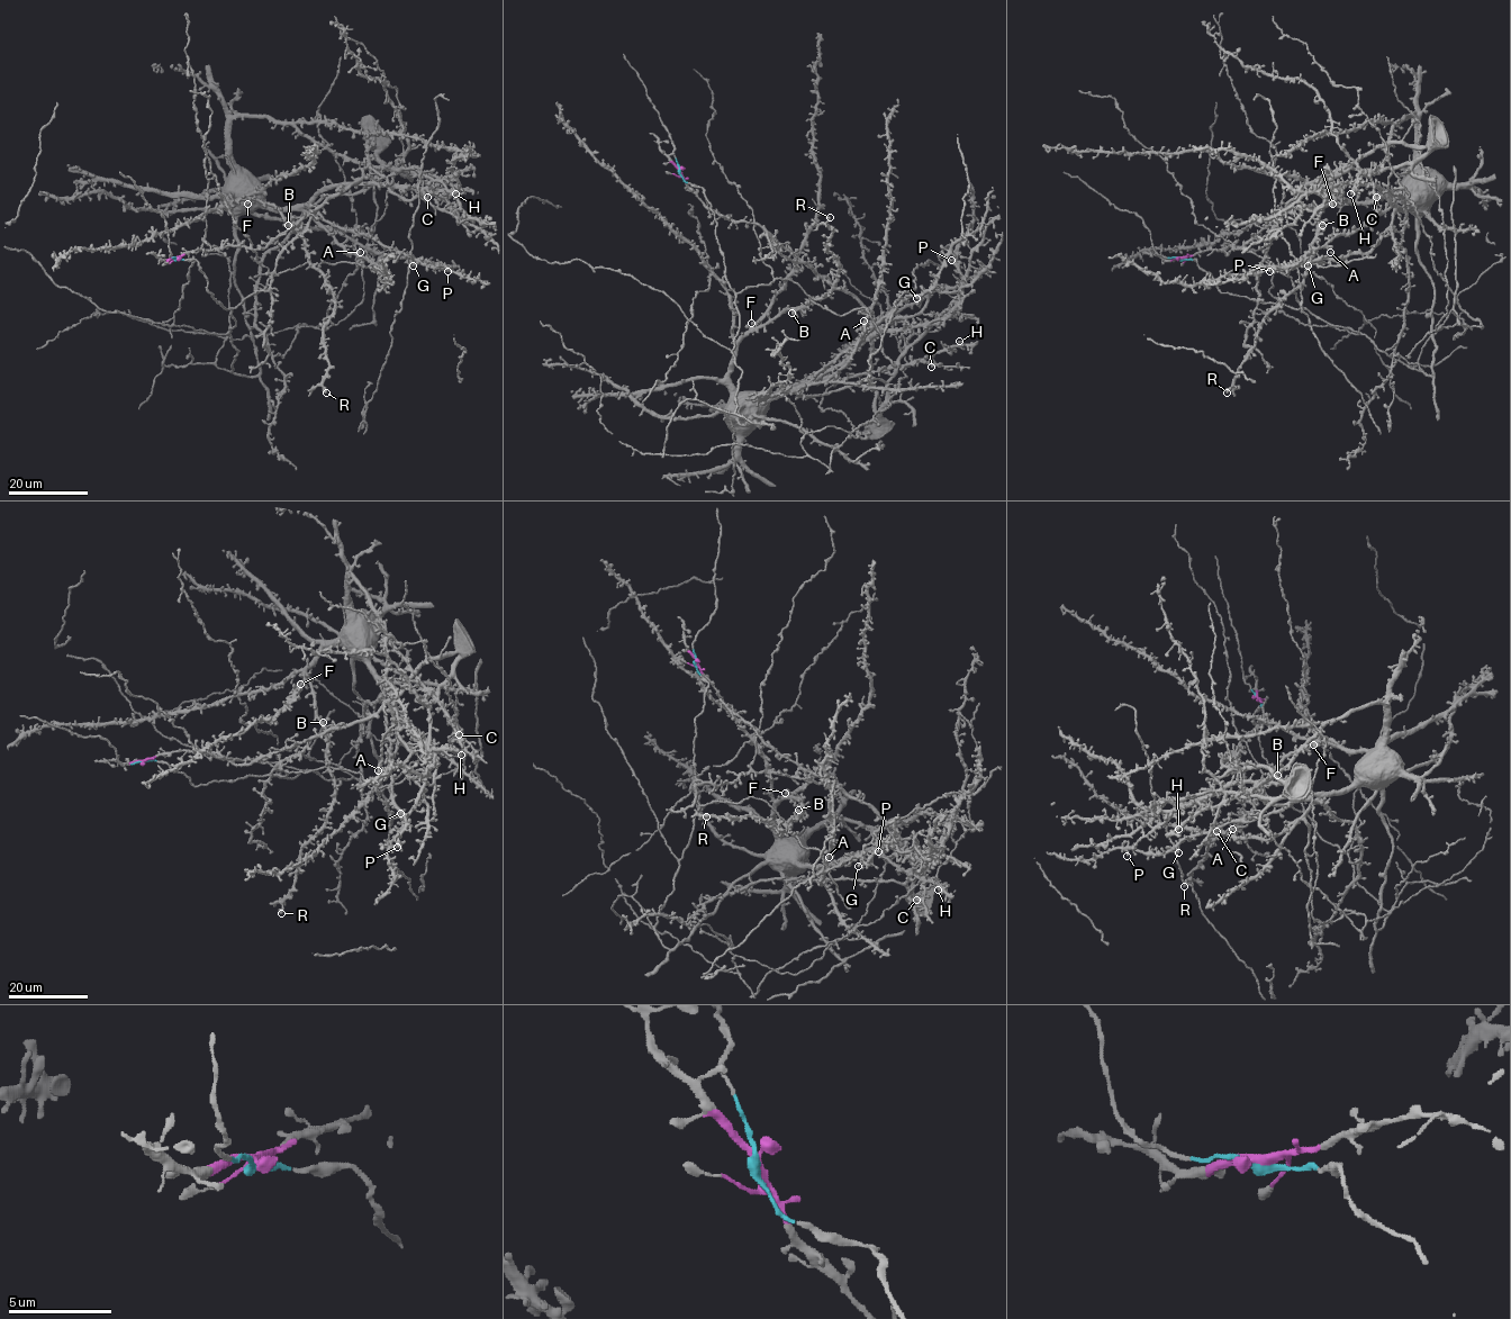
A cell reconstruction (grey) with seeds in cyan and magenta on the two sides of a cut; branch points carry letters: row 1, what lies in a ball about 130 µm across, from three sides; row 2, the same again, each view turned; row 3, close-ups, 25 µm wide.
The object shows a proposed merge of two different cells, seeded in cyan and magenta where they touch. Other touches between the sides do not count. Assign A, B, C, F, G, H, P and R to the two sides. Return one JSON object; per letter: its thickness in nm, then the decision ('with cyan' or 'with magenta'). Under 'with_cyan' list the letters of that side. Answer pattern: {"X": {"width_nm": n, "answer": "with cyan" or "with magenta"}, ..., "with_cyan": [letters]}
{"A": {"width_nm": 190, "answer": "with cyan"}, "B": {"width_nm": 550, "answer": "with cyan"}, "C": {"width_nm": 240, "answer": "with cyan"}, "F": {"width_nm": 380, "answer": "with cyan"}, "G": {"width_nm": 320, "answer": "with cyan"}, "H": {"width_nm": 200, "answer": "with cyan"}, "P": {"width_nm": 240, "answer": "with cyan"}, "R": {"width_nm": 480, "answer": "with cyan"}, "with_cyan": ["A", "B", "C", "F", "G", "H", "P", "R"]}

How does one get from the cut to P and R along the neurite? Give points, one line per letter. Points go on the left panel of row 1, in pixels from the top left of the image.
P: (175, 259), (195, 260), (227, 309), (307, 261), (305, 242), (273, 206), (234, 197), (304, 207), (448, 270)
R: (175, 259), (195, 260), (207, 289), (228, 309), (272, 276), (310, 262), (334, 304), (324, 328), (326, 393)

